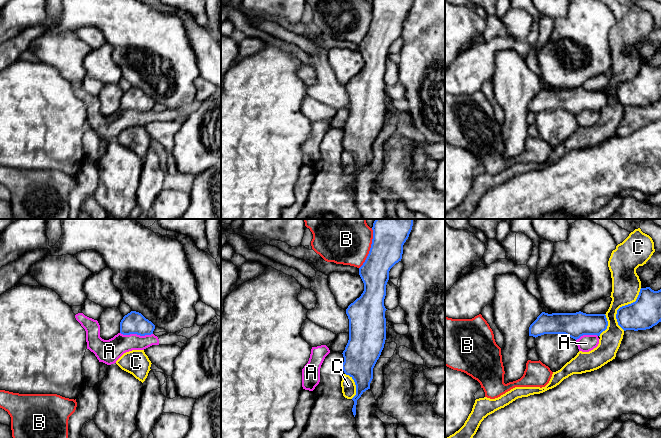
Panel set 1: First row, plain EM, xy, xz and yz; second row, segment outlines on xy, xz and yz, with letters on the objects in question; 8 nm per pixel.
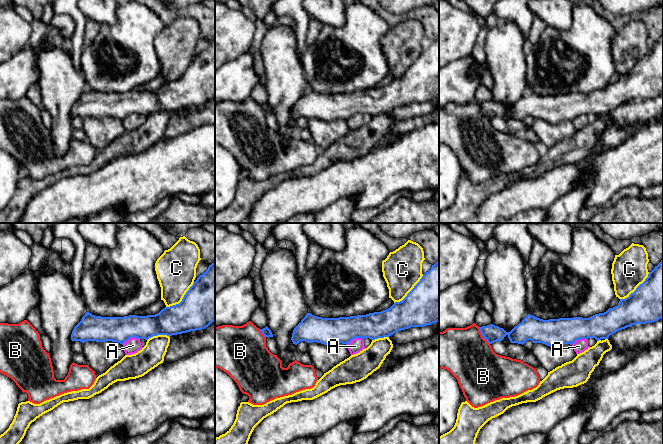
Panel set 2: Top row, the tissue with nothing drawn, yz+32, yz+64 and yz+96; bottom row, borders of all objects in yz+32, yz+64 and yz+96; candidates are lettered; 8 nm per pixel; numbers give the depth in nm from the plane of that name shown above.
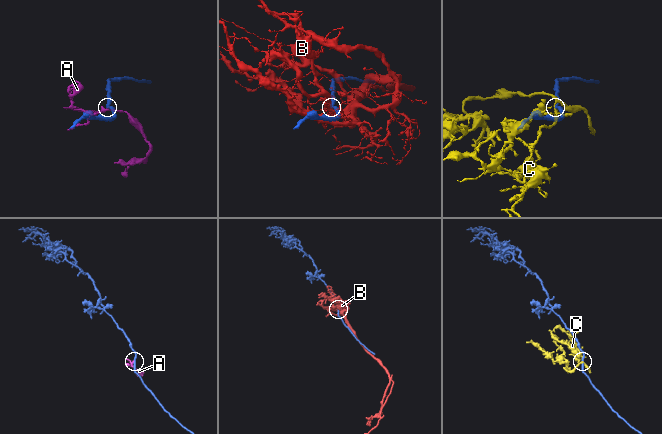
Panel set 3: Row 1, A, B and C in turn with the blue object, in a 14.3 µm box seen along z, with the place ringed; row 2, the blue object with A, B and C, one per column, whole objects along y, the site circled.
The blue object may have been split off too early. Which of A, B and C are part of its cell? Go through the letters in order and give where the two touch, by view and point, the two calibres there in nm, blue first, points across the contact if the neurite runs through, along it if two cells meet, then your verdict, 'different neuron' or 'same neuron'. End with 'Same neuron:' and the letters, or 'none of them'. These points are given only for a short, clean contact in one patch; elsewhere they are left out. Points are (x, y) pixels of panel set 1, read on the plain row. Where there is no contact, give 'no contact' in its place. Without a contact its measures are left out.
A: meets blue in xy at (136, 109); 180 nm thick on the blue side, 180 nm on the other; border along xy (120, 108), (123, 110), (152, 110); different neuron
B: meets blue in xz at (370, 24); 260 nm thick on the blue side, 340 nm on the other; different neuron
C: meets blue in yz at (622, 82); 240 nm thick on the blue side, 240 nm on the other; different neuron
Same neuron: none of them

